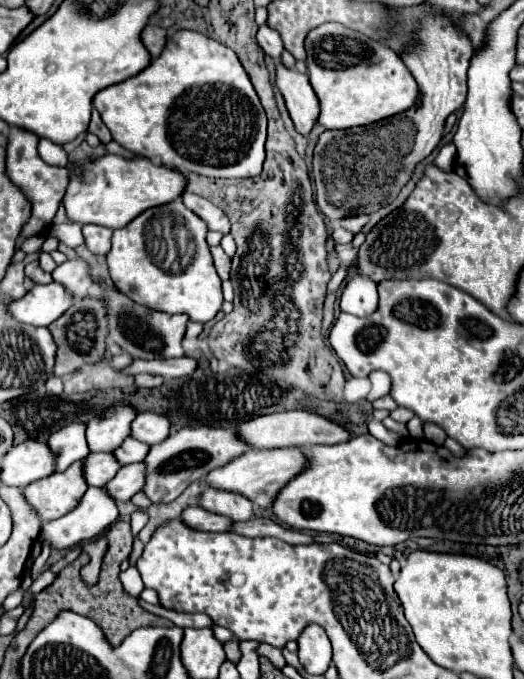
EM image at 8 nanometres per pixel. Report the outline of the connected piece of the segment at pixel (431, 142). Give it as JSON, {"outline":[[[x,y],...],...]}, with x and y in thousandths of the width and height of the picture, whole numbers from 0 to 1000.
{"outline":[[[853,24],[815,27],[803,35],[803,44],[796,47],[792,71],[765,82],[773,97],[788,109],[792,121],[800,124],[796,156],[769,165],[769,168],[723,177],[723,180],[693,186],[693,189],[620,191],[609,200],[609,209],[605,209],[601,224],[597,224],[597,265],[601,265],[601,277],[605,277],[601,295],[605,295],[609,309],[632,327],[643,327],[643,324],[662,321],[662,318],[712,315],[758,292],[765,277],[788,259],[792,244],[807,233],[815,233],[826,224],[826,218],[838,212],[849,174],[884,156],[887,141],[891,141],[891,100],[895,100],[899,82],[903,82],[903,71],[899,71],[895,56],[884,53]]]}

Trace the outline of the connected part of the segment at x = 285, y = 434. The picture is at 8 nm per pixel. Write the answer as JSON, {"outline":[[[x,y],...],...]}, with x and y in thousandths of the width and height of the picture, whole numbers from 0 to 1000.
{"outline":[[[552,604],[483,616],[456,627],[460,645],[475,651],[479,660],[544,660],[544,657],[605,657],[605,654],[647,654],[670,645],[670,636],[658,633],[651,624],[624,619],[613,610],[586,607],[586,604]]]}

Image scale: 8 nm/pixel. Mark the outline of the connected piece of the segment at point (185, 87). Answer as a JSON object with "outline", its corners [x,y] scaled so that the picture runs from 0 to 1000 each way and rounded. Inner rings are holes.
{"outline":[[[334,47],[300,88],[261,112],[239,118],[239,124],[231,121],[185,135],[177,156],[189,162],[216,206],[261,230],[307,236],[315,244],[403,262],[479,262],[498,253],[506,236],[502,215],[510,203],[510,174],[494,141],[452,80],[380,47]]]}

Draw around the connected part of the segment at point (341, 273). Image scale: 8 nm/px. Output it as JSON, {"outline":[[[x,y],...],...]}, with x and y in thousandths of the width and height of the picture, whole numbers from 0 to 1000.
{"outline":[[[676,381],[674,386],[670,386],[666,390],[651,390],[643,401],[634,405],[626,421],[624,421],[624,433],[632,433],[641,429],[641,426],[647,424],[653,414],[658,411],[664,398],[676,392],[681,386],[681,381]]]}

